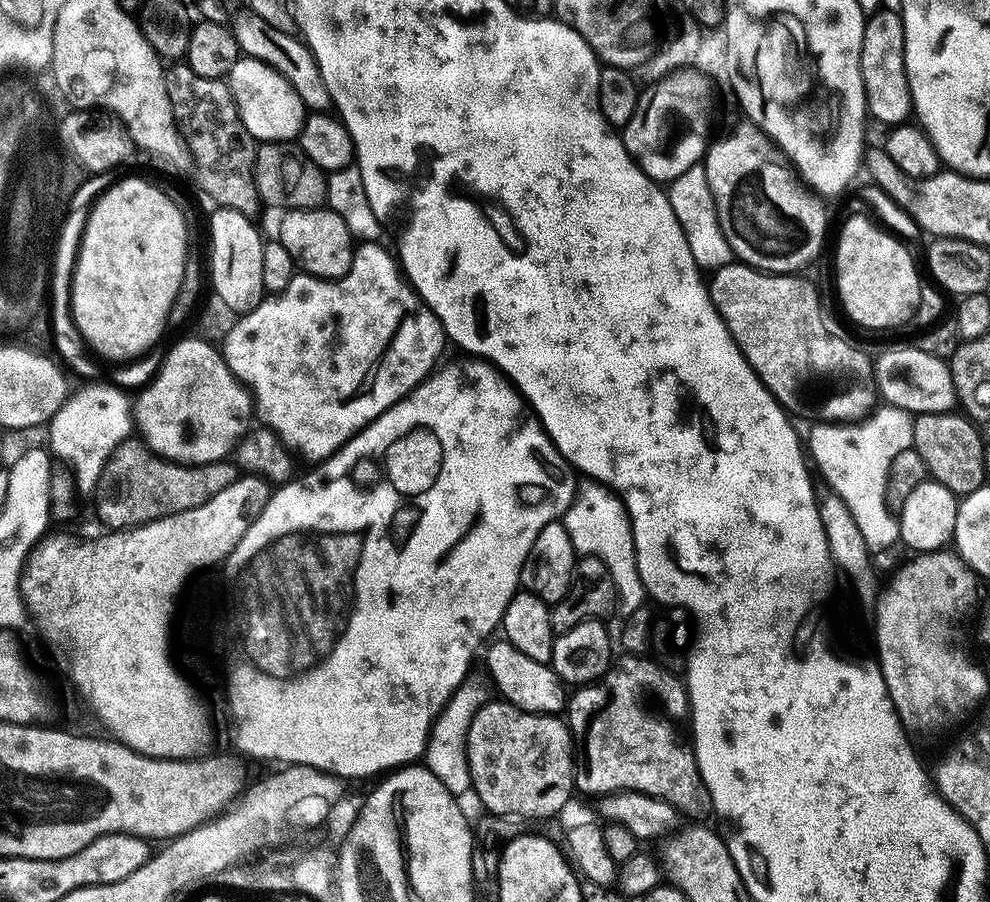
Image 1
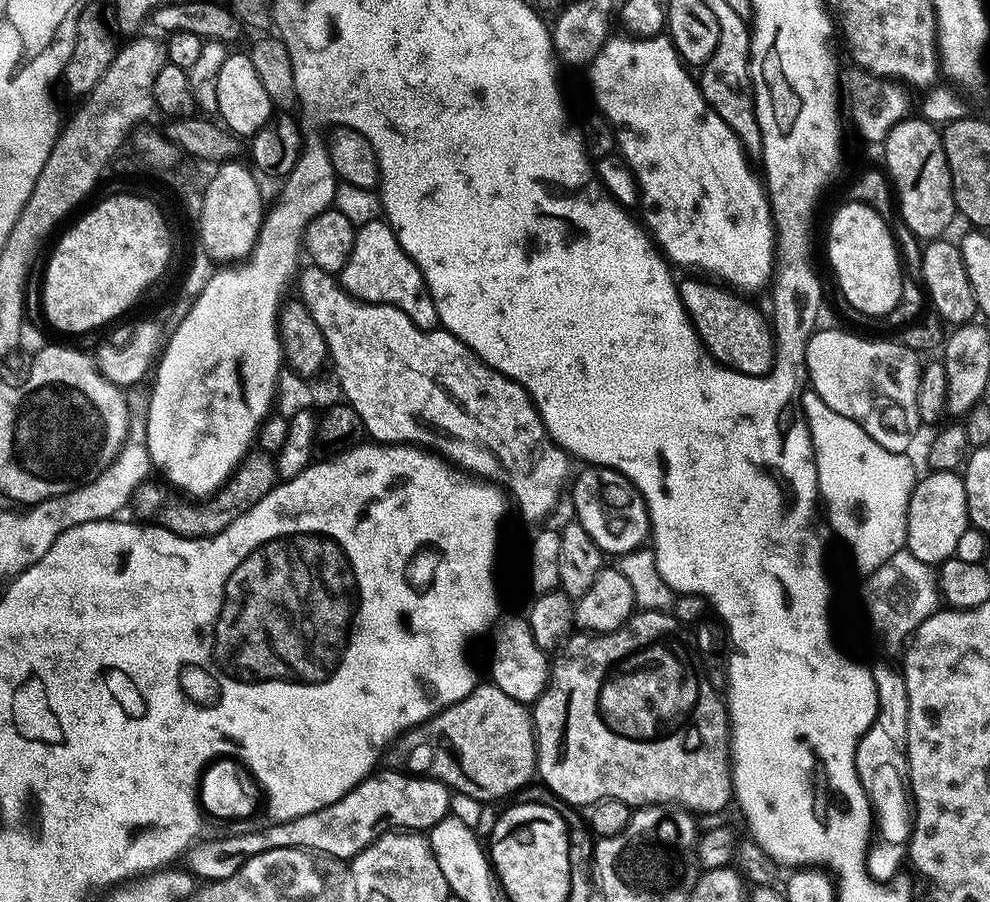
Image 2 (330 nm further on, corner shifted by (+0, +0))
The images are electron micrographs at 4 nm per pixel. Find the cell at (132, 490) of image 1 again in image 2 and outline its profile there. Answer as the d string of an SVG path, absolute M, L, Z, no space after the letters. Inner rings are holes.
M253 450L244 457L240 467L232 473L231 479L224 484L223 488L210 499L199 503L202 505L196 508L188 504L175 504L168 497L169 489L167 487L159 488L158 485L152 483L145 482L138 486L138 490L130 501L131 511L136 511L141 521L155 521L159 527L169 528L178 536L199 538L217 536L222 530L226 530L226 526L230 526L230 522L234 522L234 518L250 510L250 506L262 502L262 498L266 498L266 494L270 494L270 490L276 487L278 473L273 453Z

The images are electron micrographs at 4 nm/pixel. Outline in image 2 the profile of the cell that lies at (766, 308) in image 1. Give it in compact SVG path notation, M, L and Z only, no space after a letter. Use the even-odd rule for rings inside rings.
M704 278L696 279L700 280L688 280L679 285L680 301L704 349L717 364L741 377L769 375L774 365L774 332L769 323L768 326L764 323L763 314L735 291Z

